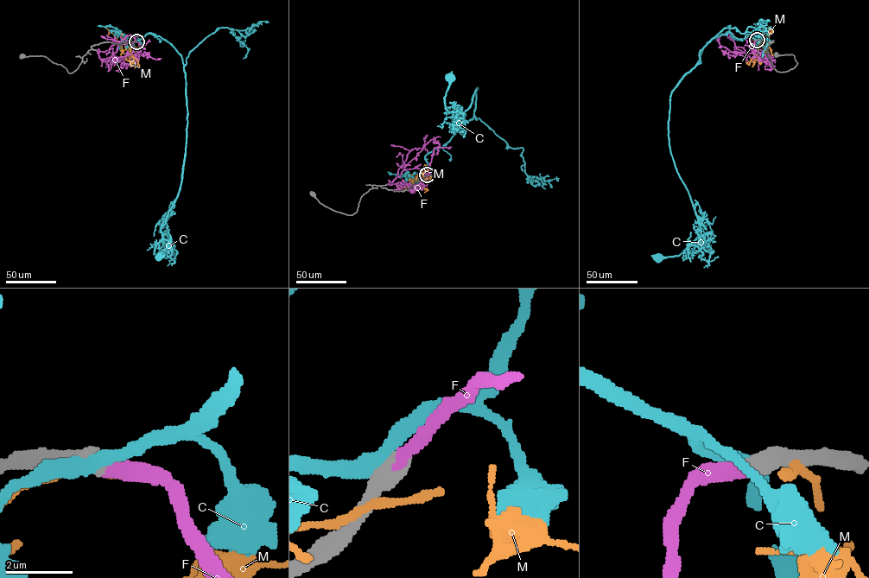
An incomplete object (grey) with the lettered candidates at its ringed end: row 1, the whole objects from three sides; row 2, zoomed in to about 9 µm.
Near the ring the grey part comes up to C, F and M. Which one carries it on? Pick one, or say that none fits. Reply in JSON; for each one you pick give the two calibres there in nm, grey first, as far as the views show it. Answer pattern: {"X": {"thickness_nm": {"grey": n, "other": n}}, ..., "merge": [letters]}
{"F": {"thickness_nm": {"grey": 600, "other": 440}}, "merge": ["F"]}

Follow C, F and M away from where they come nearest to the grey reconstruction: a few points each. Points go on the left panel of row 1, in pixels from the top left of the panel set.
C: (136, 41), (149, 33), (165, 39), (181, 56), (185, 73), (183, 171), (155, 246), (159, 256)
F: (136, 41), (141, 49), (136, 53), (117, 62), (101, 60), (107, 61), (127, 35), (135, 34), (133, 43)
M: (136, 41), (127, 45), (128, 60), (119, 48), (117, 35), (108, 28)

